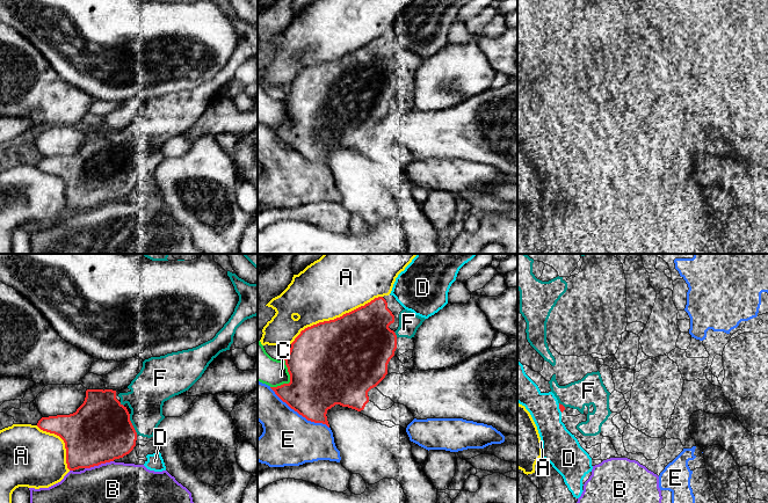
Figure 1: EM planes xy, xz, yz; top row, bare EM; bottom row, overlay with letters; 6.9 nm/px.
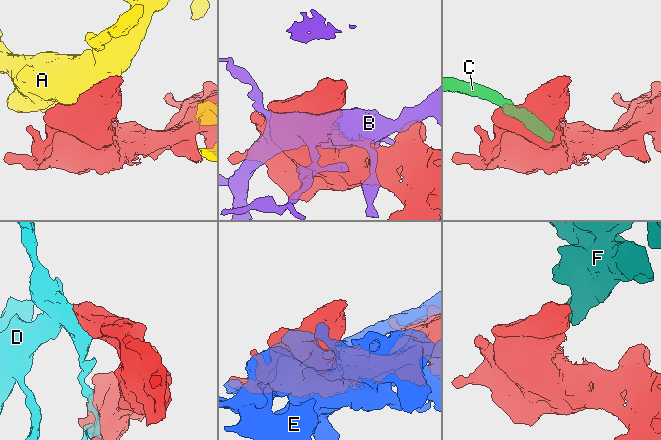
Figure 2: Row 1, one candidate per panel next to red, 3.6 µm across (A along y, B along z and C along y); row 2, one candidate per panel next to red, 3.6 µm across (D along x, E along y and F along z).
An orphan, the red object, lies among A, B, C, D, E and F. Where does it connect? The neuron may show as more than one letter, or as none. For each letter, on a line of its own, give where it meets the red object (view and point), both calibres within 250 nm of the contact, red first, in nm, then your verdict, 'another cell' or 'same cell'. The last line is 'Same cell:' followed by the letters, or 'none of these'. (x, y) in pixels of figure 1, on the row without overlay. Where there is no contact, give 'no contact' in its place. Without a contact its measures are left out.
A: xz (337, 58) | 500/420 nm | another cell
B: xy (99, 204) | 440/480 nm | another cell
C: xz (290, 121) | 480/220 nm | another cell
D: yz (559, 148) | 40/240 nm | another cell
E: xz (299, 154) | 380/360 nm | another cell
F: xy (131, 165) | 440/240 nm | same cell
Same cell: F

